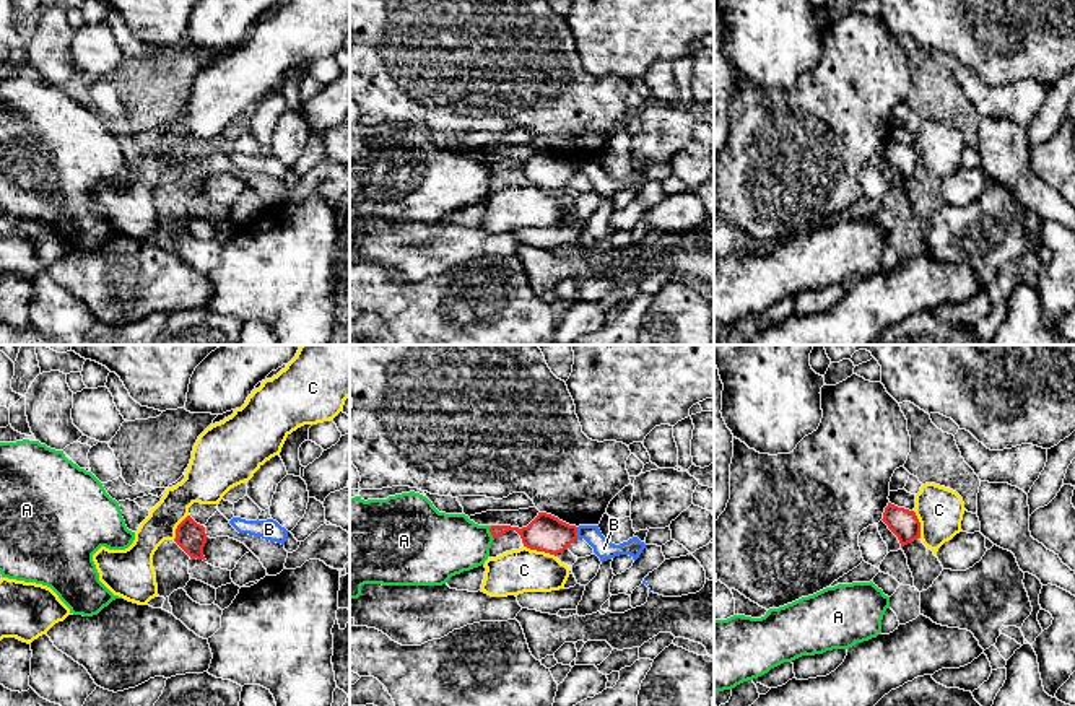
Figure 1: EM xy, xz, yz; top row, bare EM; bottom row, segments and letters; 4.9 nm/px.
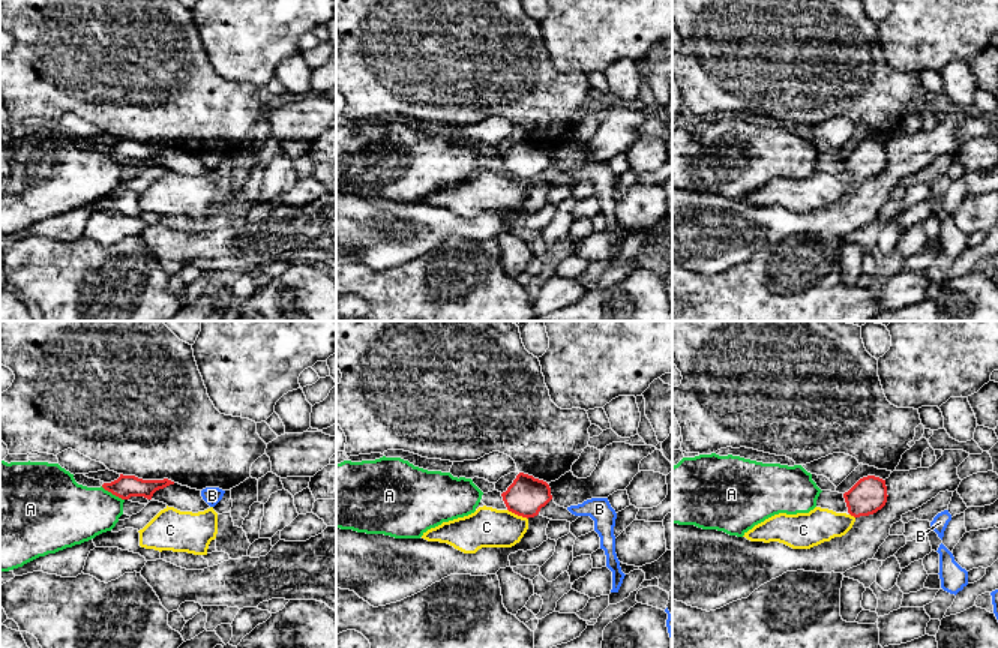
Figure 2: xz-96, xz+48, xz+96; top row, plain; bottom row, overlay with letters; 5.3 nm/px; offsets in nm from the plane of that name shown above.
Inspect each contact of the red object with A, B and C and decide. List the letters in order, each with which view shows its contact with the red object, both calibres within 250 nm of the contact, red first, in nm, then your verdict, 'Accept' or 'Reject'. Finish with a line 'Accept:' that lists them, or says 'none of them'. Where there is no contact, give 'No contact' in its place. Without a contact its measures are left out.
A: Touches red in xz. Thickness 160 nm (red) against 320 nm. Reject
B: Touches red in xz. Thickness 180 nm (red) against 90 nm. Reject
C: Touches red in xz. Thickness 180 nm (red) against 220 nm. Reject
Accept: none of them

